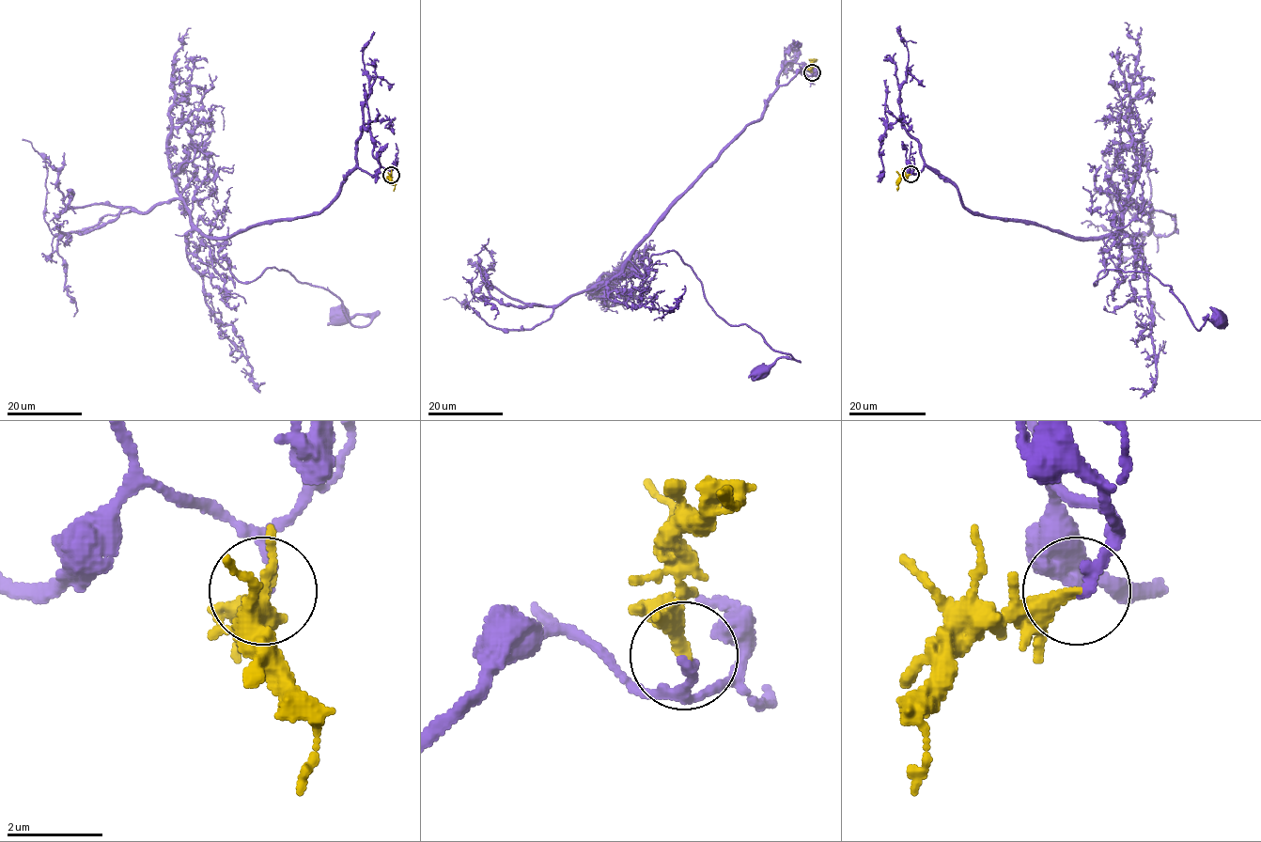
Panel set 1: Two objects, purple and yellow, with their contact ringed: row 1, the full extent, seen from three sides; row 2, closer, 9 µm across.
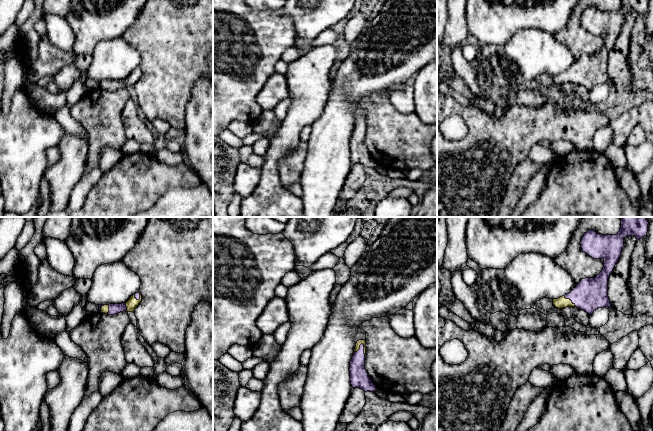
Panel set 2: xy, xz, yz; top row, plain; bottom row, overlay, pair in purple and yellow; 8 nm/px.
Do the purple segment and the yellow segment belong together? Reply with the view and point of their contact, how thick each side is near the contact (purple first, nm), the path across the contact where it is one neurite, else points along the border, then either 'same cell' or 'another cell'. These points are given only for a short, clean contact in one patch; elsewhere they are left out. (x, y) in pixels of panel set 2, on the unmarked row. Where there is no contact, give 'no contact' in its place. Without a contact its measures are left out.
xz (360, 123) | 150/40 nm | across xz (359, 154), (360, 123), (359, 118) | same cell

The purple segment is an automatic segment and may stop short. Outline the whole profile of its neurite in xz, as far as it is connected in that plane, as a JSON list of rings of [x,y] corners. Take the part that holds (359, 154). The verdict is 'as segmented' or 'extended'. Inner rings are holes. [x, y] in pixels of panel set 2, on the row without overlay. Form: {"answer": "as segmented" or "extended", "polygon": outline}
{"answer": "extended", "polygon": [[[359,116],[356,119],[354,130],[350,137],[350,157],[353,164],[360,164],[365,168],[374,168],[377,163],[372,158],[365,145],[365,121],[365,116]]]}

